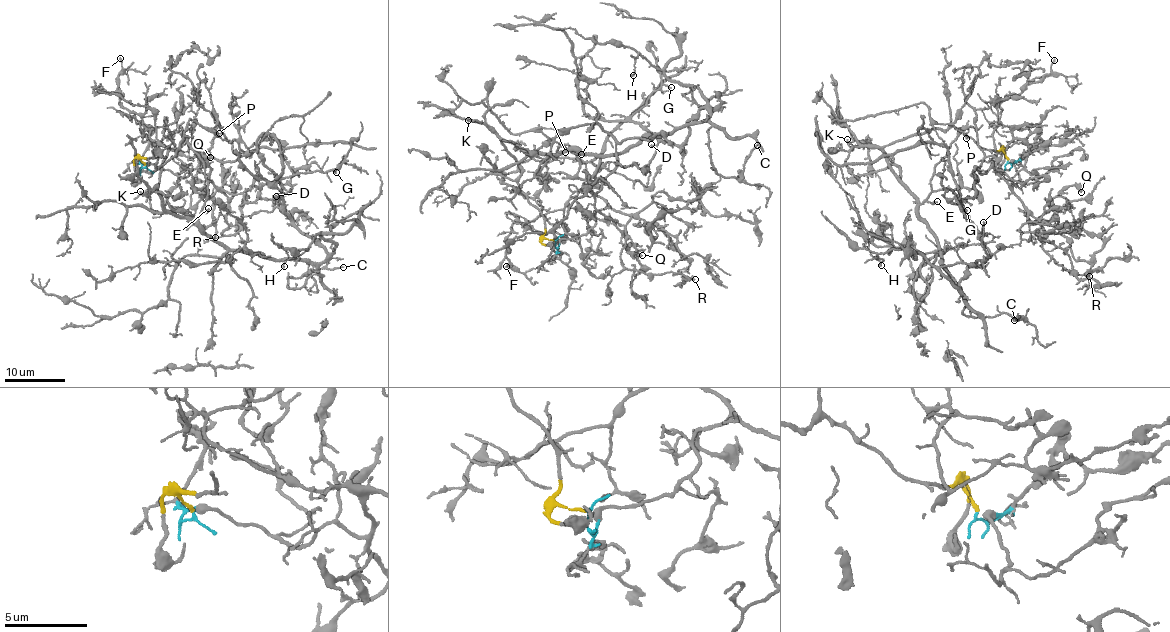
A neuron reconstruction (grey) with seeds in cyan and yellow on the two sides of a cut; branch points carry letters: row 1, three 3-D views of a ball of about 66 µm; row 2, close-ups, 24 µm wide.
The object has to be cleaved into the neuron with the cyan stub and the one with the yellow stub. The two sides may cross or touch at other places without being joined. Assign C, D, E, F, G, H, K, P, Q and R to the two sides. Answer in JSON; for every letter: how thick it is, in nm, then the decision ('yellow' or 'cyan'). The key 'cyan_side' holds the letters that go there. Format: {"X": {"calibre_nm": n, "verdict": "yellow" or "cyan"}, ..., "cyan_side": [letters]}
{"C": {"calibre_nm": 130, "verdict": "yellow"}, "D": {"calibre_nm": 120, "verdict": "yellow"}, "E": {"calibre_nm": 140, "verdict": "yellow"}, "F": {"calibre_nm": 150, "verdict": "cyan"}, "G": {"calibre_nm": 130, "verdict": "yellow"}, "H": {"calibre_nm": 130, "verdict": "yellow"}, "K": {"calibre_nm": 140, "verdict": "yellow"}, "P": {"calibre_nm": 100, "verdict": "yellow"}, "Q": {"calibre_nm": 360, "verdict": "cyan"}, "R": {"calibre_nm": 160, "verdict": "cyan"}, "cyan_side": ["F", "Q", "R"]}

